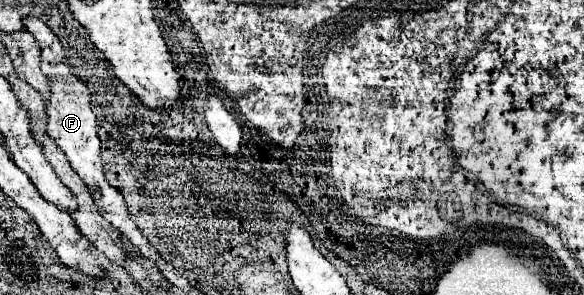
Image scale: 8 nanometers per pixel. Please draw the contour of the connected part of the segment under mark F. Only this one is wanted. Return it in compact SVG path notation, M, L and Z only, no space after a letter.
M26 18L24 20L24 28L36 38L36 42L40 44L42 50L42 72L48 76L50 80L50 102L46 106L46 114L48 114L48 134L58 142L58 146L64 150L66 158L70 160L72 168L78 172L78 176L82 176L82 180L86 182L86 186L92 190L94 198L96 198L96 206L100 206L100 210L104 212L104 218L118 230L122 232L146 258L150 258L152 262L156 262L156 266L162 266L162 256L160 252L148 242L148 238L140 232L140 228L134 224L134 220L130 218L130 214L126 212L122 194L112 188L102 172L102 158L100 158L100 138L98 138L98 128L96 128L96 118L92 112L92 102L90 102L90 92L86 88L86 84L74 74L74 68L70 66L66 52L58 40L58 36L38 18Z

